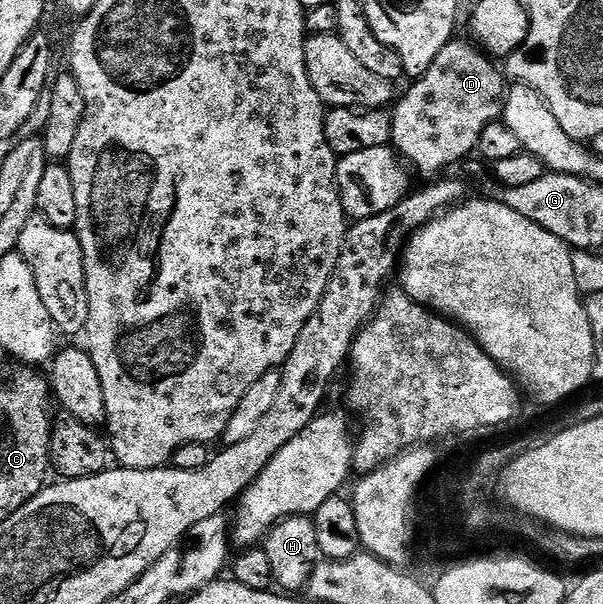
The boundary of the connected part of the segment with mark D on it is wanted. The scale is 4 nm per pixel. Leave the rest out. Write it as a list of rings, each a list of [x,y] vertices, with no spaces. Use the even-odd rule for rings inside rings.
[[[454,38],[447,46],[443,46],[443,50],[439,50],[439,58],[435,58],[435,62],[431,62],[428,70],[410,83],[413,85],[406,90],[402,100],[400,97],[396,101],[391,112],[393,118],[392,147],[402,161],[410,165],[413,163],[423,175],[429,176],[425,178],[436,177],[439,174],[436,172],[449,168],[452,164],[460,165],[476,149],[479,134],[483,134],[483,126],[498,123],[505,111],[506,73],[481,48],[474,46],[468,39],[466,40]]]

